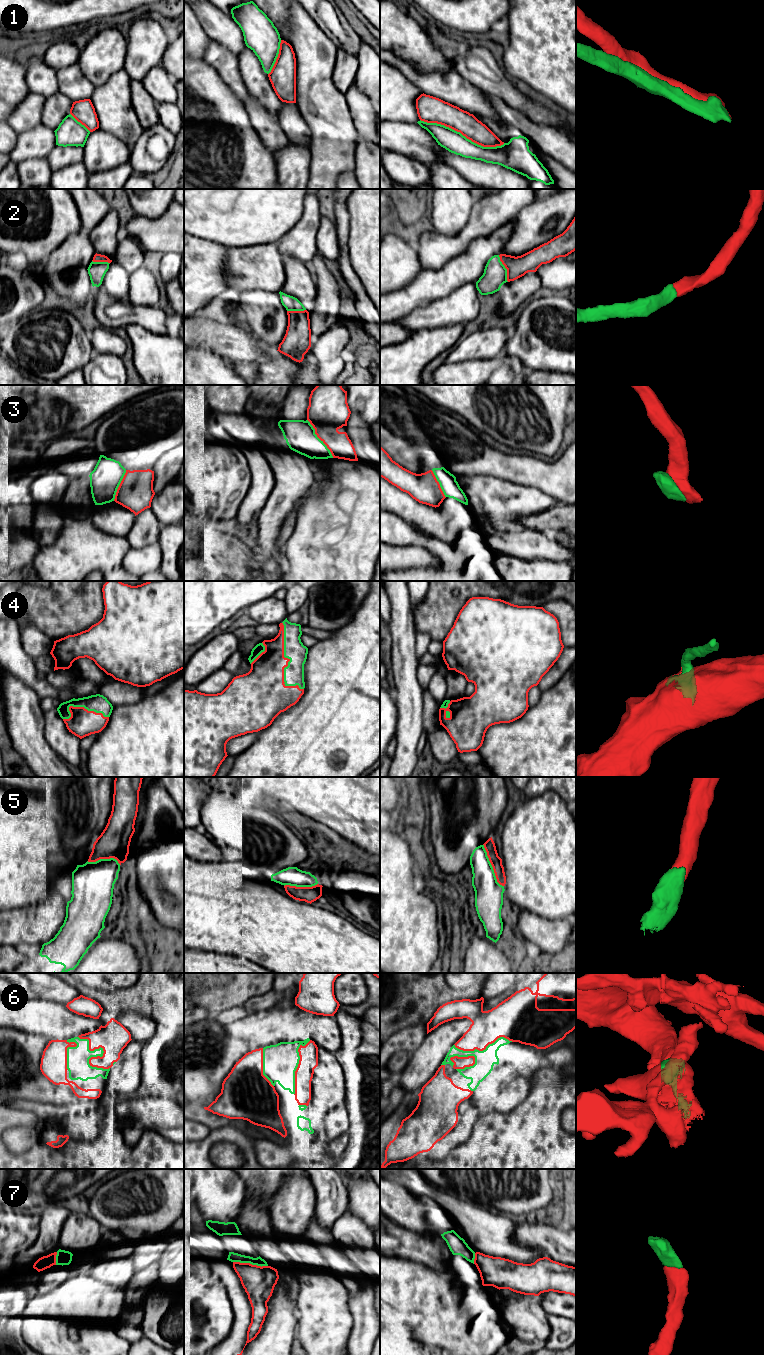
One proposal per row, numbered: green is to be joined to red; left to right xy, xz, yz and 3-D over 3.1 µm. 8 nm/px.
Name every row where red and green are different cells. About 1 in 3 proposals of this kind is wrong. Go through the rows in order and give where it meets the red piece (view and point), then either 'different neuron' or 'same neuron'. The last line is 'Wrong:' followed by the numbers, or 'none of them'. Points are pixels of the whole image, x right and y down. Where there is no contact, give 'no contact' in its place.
1: contact yz (462, 134); different neuron
2: contact yz (505, 267); same neuron
3: contact xz (318, 437); different neuron
4: contact xz (288, 661); same neuron
5: contact yz (492, 866); same neuron
6: contact xy (103, 1054); same neuron
7: contact xz (249, 1263); same neuron
Wrong: 1, 3

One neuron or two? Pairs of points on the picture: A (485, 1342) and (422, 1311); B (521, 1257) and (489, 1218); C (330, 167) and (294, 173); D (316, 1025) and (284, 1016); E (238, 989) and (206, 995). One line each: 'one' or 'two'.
A: one
B: one
C: two
D: one
E: one

